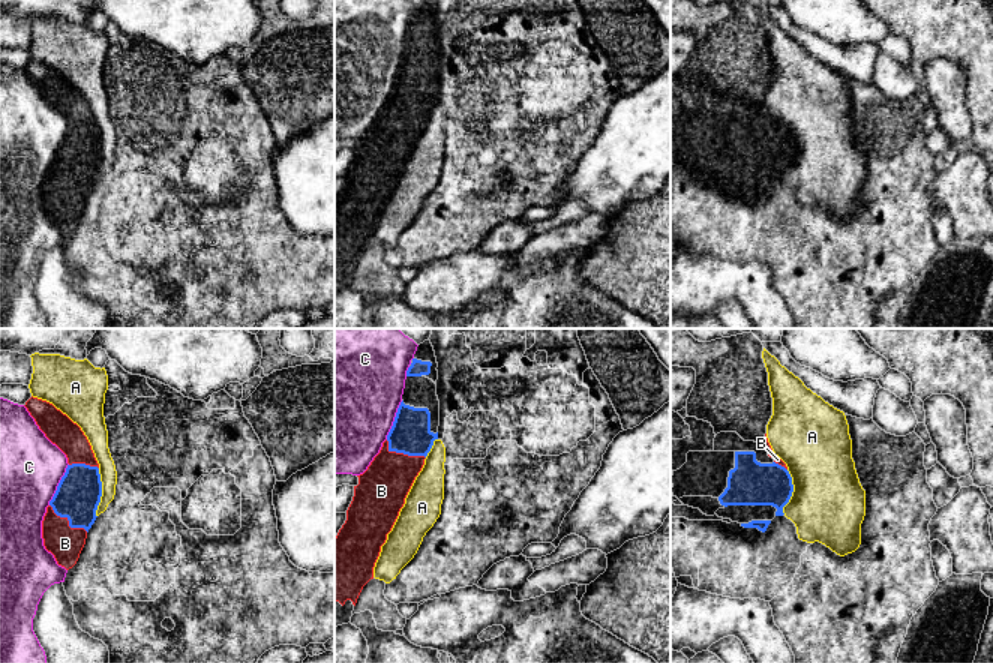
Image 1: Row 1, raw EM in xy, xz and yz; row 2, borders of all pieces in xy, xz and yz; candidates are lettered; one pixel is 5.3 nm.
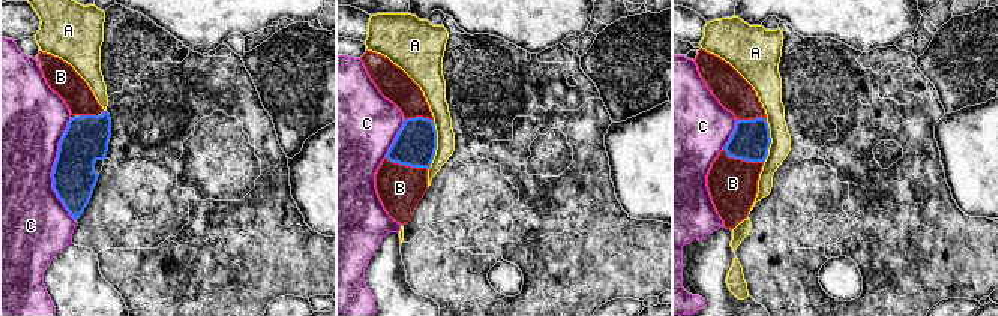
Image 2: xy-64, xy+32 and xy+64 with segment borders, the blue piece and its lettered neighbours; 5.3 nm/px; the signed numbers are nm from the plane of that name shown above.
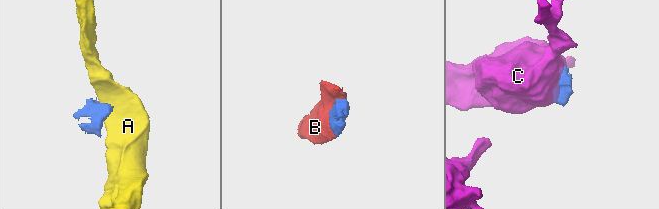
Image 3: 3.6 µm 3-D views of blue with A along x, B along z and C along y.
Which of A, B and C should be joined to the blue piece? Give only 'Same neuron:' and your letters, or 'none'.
Same neuron: B

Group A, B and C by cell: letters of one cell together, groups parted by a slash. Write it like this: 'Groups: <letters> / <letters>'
Groups: A / B / C

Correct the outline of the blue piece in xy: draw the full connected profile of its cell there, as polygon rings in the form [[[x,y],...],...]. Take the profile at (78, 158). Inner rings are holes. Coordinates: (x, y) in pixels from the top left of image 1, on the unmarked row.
[[[32,60],[24,70],[68,122],[66,136],[42,184],[42,202],[57,228],[69,234],[76,228],[98,182],[102,160],[99,128],[81,92],[52,68]]]

